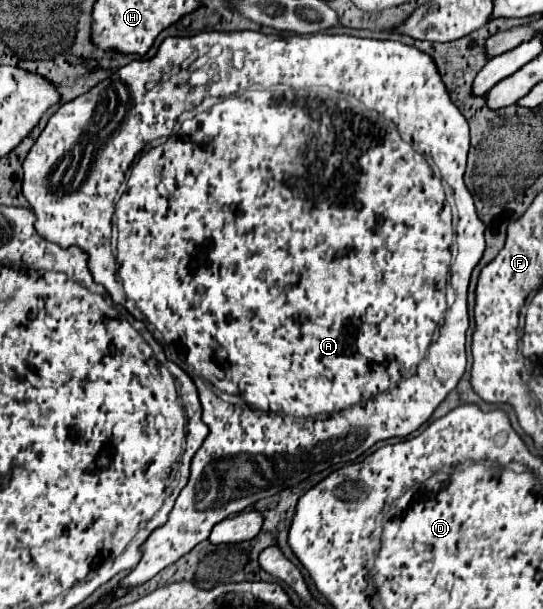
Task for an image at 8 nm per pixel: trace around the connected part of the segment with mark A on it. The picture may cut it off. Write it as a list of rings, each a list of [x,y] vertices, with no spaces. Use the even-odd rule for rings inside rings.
[[[203,31],[199,33],[199,35],[195,35],[195,37],[167,37],[167,39],[161,43],[161,47],[159,47],[159,51],[157,51],[157,55],[155,55],[153,59],[149,59],[149,61],[131,61],[129,65],[125,65],[125,67],[121,67],[117,73],[113,73],[109,79],[105,79],[103,83],[95,85],[89,93],[79,95],[79,97],[73,99],[71,103],[61,105],[59,111],[49,119],[47,127],[43,129],[43,133],[39,135],[39,139],[35,141],[35,145],[31,147],[27,159],[25,159],[25,163],[23,163],[23,171],[25,171],[25,177],[23,177],[23,195],[27,197],[29,205],[33,207],[35,217],[37,217],[37,223],[35,223],[37,233],[39,233],[39,235],[45,235],[45,239],[49,239],[49,241],[61,245],[63,249],[67,249],[67,247],[71,247],[71,245],[77,245],[77,247],[81,247],[83,251],[87,251],[89,254],[88,266],[93,279],[106,289],[109,295],[111,295],[113,302],[124,307],[136,307],[136,303],[139,305],[139,309],[143,311],[143,315],[149,319],[149,323],[153,323],[153,325],[157,327],[157,331],[161,331],[161,335],[163,335],[163,339],[165,339],[165,345],[167,345],[169,351],[175,355],[175,359],[177,359],[179,363],[187,363],[187,367],[191,367],[191,369],[193,369],[193,375],[199,379],[199,381],[195,381],[195,385],[197,385],[199,399],[201,399],[201,405],[203,405],[203,423],[209,427],[207,439],[203,441],[201,449],[199,449],[199,451],[195,453],[195,457],[193,457],[189,483],[185,485],[185,489],[183,489],[181,495],[177,497],[177,503],[175,503],[175,507],[173,507],[173,511],[171,511],[171,515],[169,515],[169,523],[165,523],[163,527],[159,527],[159,531],[153,531],[153,533],[151,533],[151,539],[147,539],[147,543],[143,545],[143,559],[139,561],[139,565],[137,565],[125,579],[121,579],[121,585],[123,585],[123,587],[143,585],[145,581],[149,581],[151,577],[155,577],[161,569],[165,569],[167,565],[175,563],[179,557],[183,557],[185,553],[189,553],[195,545],[199,545],[201,541],[205,541],[205,539],[209,537],[209,533],[211,533],[211,529],[213,529],[215,523],[223,521],[223,519],[229,517],[229,515],[241,513],[241,511],[247,509],[247,507],[253,507],[259,499],[271,497],[271,495],[275,495],[275,493],[279,493],[279,491],[283,491],[283,489],[287,489],[287,487],[293,487],[293,485],[301,483],[303,479],[307,479],[307,475],[325,471],[325,469],[329,469],[329,467],[333,467],[333,465],[353,463],[353,461],[357,461],[365,451],[369,451],[377,441],[385,441],[385,439],[391,439],[391,437],[407,437],[409,433],[417,431],[417,429],[431,417],[431,413],[437,409],[437,405],[449,395],[449,391],[453,391],[453,389],[457,387],[459,379],[461,379],[463,373],[465,373],[465,363],[467,363],[467,361],[465,361],[465,333],[467,333],[467,329],[469,329],[467,285],[469,285],[469,277],[471,277],[473,267],[479,263],[479,259],[481,259],[481,255],[483,255],[483,251],[485,251],[485,237],[483,237],[485,227],[483,227],[483,221],[477,217],[477,211],[475,211],[471,193],[467,191],[467,187],[465,187],[465,183],[463,183],[467,151],[469,151],[467,121],[463,119],[463,115],[459,113],[459,109],[451,103],[451,99],[449,99],[449,95],[447,95],[447,89],[443,87],[443,81],[441,81],[439,73],[435,71],[435,63],[431,63],[431,57],[429,57],[429,55],[423,55],[419,49],[409,47],[409,45],[403,45],[403,43],[399,43],[399,41],[357,39],[357,37],[351,37],[351,35],[327,35],[327,33],[279,37],[279,35],[263,35],[263,33],[255,33],[255,31]],[[237,49],[243,51],[243,69],[239,69],[239,71],[229,67],[229,61],[232,58],[233,51],[237,51]],[[199,57],[200,63],[202,63],[204,59],[204,62],[206,61],[205,63],[210,64],[210,69],[208,65],[208,71],[211,71],[212,74],[214,72],[215,91],[211,91],[211,95],[213,95],[213,97],[227,97],[227,99],[225,99],[223,103],[217,103],[217,105],[211,107],[209,111],[197,115],[195,119],[185,121],[185,123],[181,125],[181,131],[179,131],[177,135],[173,135],[173,127],[175,127],[175,121],[179,119],[179,115],[181,115],[183,111],[189,111],[189,109],[193,109],[193,107],[197,105],[197,101],[188,100],[190,94],[192,94],[193,88],[187,83],[187,81],[189,81],[189,71],[187,71],[187,69],[189,68],[190,62],[194,61],[195,58],[197,60]],[[399,129],[401,129],[401,131],[413,131],[413,133],[411,133],[411,135],[413,135],[413,145],[411,145],[411,143],[405,143],[405,141],[399,137]],[[161,137],[167,137],[165,145],[155,147],[155,149],[149,149],[149,151],[143,153],[143,149],[145,149],[153,139],[161,139]],[[139,153],[143,153],[143,155],[141,155],[139,161],[135,163],[135,167],[133,167],[133,171],[131,171],[131,177],[129,177],[129,183],[127,183],[127,191],[121,196],[121,199],[118,200],[115,207],[115,195],[117,195],[117,191],[119,191],[119,185],[123,183],[127,169],[131,167],[131,163],[135,161],[135,157],[137,157]],[[423,155],[429,157],[429,159],[433,159],[433,163],[435,163],[437,169],[439,169],[440,176],[433,171],[433,167],[427,163],[427,159],[425,159]],[[85,161],[89,161],[87,173],[79,171],[79,163],[85,163]],[[113,213],[115,213],[116,216],[115,225],[117,229],[119,229],[117,263],[119,263],[119,277],[121,277],[121,281],[123,281],[123,287],[121,283],[118,283],[119,278],[115,275],[117,272],[116,259],[111,248]],[[448,283],[451,283],[455,297],[457,297],[457,301],[453,303],[453,307],[449,307],[446,303]],[[439,319],[443,319],[443,327],[439,329],[439,337],[435,339],[435,343],[431,343]],[[419,355],[425,355],[425,357],[423,357],[423,363],[417,365],[417,357],[419,357]],[[243,455],[255,455],[255,457],[263,455],[263,459],[267,459],[267,467],[271,467],[271,483],[267,483],[267,487],[263,487],[263,491],[247,491],[247,495],[239,495],[239,491],[235,491],[235,487],[231,487],[231,483],[227,483],[227,475],[223,475],[223,467],[219,467],[219,463],[227,463],[227,459],[243,459]]]

